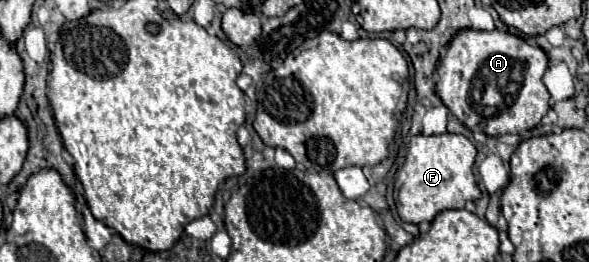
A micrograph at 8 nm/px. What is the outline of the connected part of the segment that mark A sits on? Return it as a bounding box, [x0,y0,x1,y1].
[437,29,551,137]

